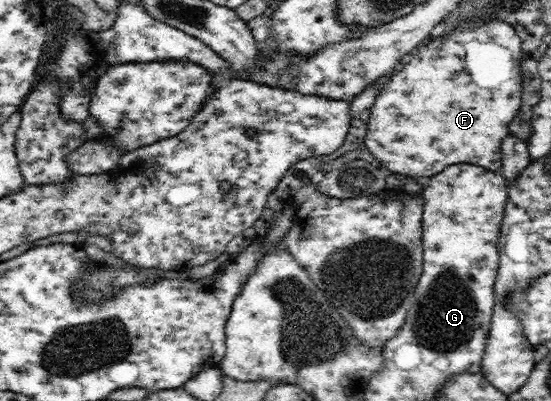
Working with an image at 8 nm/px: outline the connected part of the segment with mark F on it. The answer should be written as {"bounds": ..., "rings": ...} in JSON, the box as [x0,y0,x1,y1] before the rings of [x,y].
{"bounds":[364,20,523,178],"rings":[[[503,20],[477,22],[477,28],[474,22],[471,22],[471,24],[461,22],[457,28],[446,33],[442,32],[443,28],[443,23],[437,25],[435,32],[407,56],[403,61],[403,68],[389,75],[376,94],[375,102],[370,110],[370,116],[367,118],[367,134],[364,144],[371,151],[371,155],[379,161],[380,166],[384,166],[386,173],[390,171],[413,178],[418,176],[429,176],[431,178],[448,166],[459,163],[476,164],[490,171],[501,172],[501,145],[505,137],[510,134],[509,124],[511,124],[513,116],[520,111],[521,96],[523,96],[521,86],[523,84],[523,75],[521,74],[522,38],[511,24],[507,24]]]}

